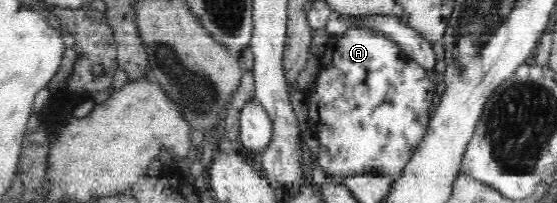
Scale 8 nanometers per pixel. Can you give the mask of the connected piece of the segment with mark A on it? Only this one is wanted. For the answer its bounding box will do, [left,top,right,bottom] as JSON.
[305,27,435,180]

